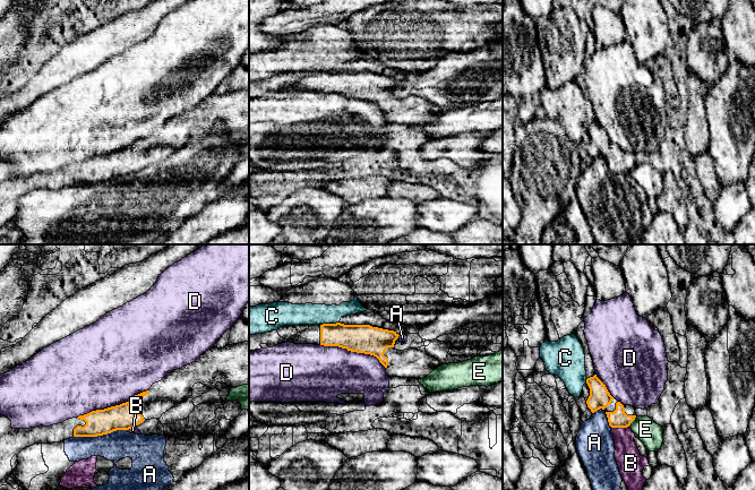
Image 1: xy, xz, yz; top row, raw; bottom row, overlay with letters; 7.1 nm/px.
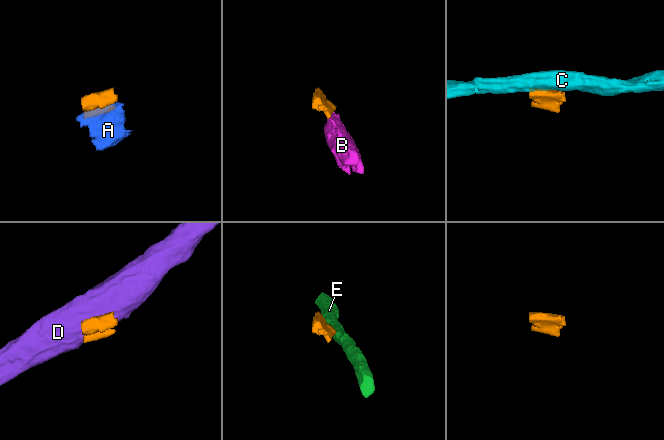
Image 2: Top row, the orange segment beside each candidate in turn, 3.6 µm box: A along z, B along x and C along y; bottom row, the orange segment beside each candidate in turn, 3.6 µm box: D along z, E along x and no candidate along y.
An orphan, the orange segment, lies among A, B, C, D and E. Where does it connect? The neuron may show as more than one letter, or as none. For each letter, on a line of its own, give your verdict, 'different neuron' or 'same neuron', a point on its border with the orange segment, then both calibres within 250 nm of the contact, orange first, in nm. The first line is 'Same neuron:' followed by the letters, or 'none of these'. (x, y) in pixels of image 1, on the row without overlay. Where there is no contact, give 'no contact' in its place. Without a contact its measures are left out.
Same neuron: none of these
A: different neuron | xy (101, 181) | 180/200 nm
B: different neuron | yz (620, 173) | 130/180 nm
C: different neuron | xz (329, 70) | 200/150 nm
D: different neuron | xy (112, 153) | 180/500 nm
E: different neuron | yz (633, 166) | 130/170 nm

